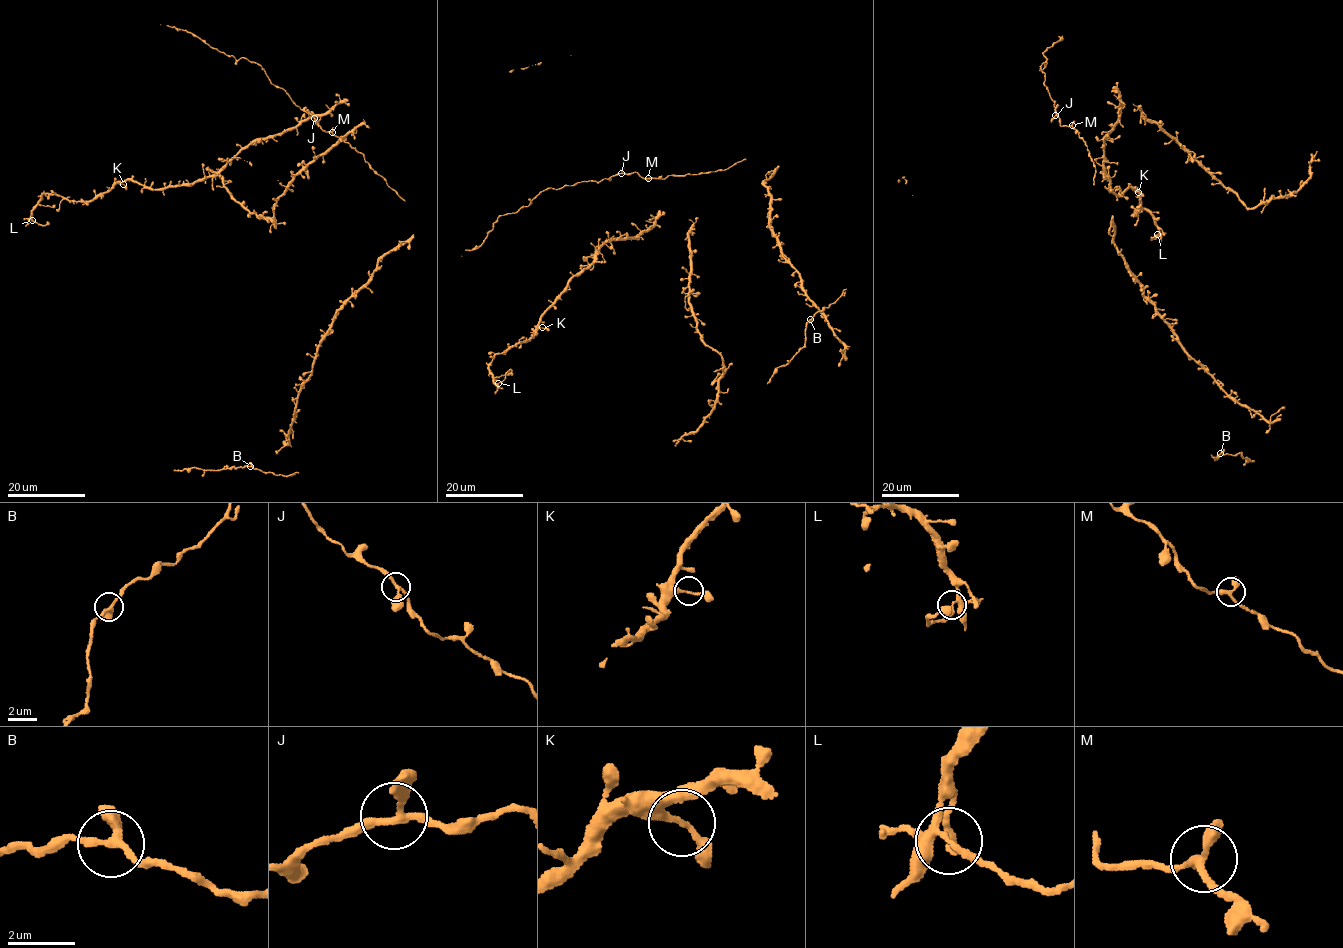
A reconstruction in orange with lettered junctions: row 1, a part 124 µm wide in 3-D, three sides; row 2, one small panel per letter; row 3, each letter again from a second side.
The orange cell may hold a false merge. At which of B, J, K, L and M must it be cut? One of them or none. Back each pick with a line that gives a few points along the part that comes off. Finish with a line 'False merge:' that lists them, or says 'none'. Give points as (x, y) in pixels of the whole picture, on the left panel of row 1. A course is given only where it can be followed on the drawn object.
L: foreign part runs (32, 220), (44, 225), (49, 223)
False merge: L

